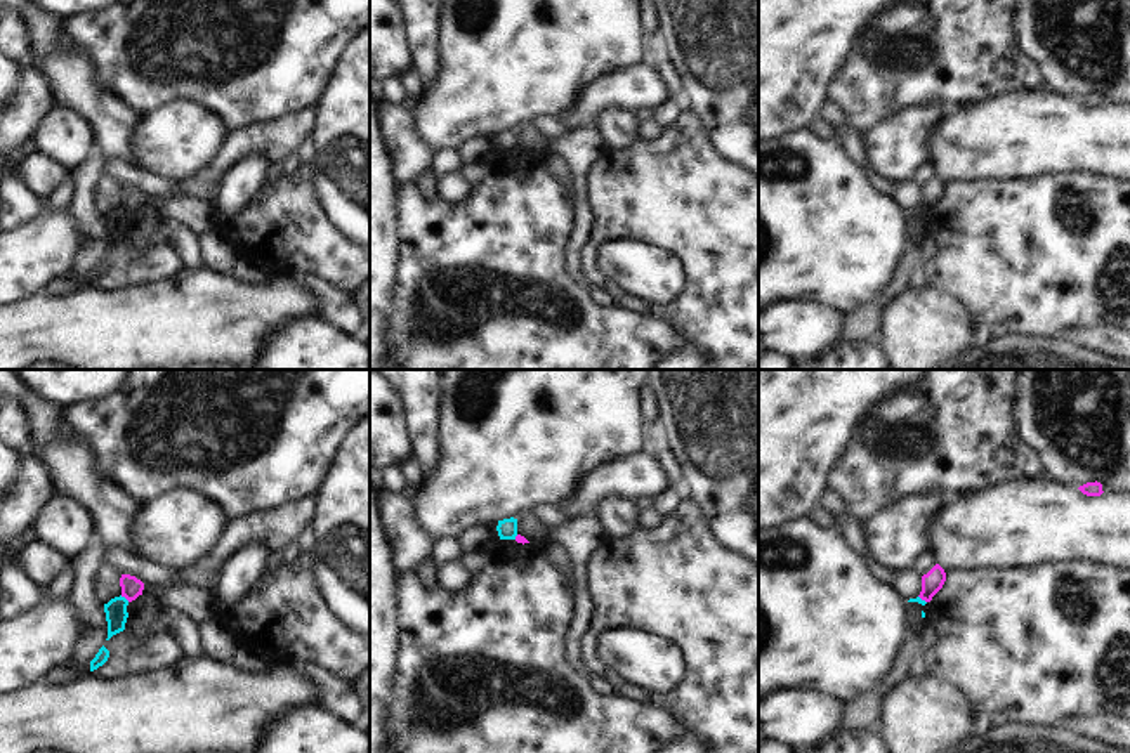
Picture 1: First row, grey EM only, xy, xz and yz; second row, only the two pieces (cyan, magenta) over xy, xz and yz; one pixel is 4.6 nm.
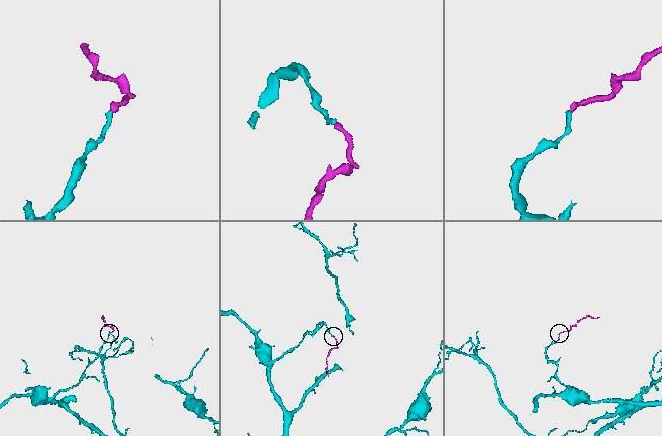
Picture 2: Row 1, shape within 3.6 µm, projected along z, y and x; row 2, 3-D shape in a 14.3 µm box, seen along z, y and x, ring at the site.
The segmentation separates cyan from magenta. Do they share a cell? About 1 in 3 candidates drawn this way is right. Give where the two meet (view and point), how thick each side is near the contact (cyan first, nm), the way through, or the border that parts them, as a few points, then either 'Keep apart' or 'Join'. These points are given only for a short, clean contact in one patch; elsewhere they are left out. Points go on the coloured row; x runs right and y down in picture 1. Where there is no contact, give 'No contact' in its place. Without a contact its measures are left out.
Touches cyan at xy (124, 597). Thickness 100 nm (cyan) against 100 nm. Boundary: xy (120, 595), (129, 601). Keep apart

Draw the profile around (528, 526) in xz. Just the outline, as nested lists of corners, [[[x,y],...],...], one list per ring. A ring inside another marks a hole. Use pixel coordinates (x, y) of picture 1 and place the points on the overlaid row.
[[[529,512],[517,519],[517,534],[524,536],[529,543],[545,543],[547,533]]]

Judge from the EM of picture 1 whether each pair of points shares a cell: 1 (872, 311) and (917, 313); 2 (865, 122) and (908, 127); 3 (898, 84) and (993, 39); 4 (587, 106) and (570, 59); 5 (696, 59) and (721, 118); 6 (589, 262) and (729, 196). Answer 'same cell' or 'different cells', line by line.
1: different cells
2: different cells
3: same cell
4: different cells
5: same cell
6: same cell

